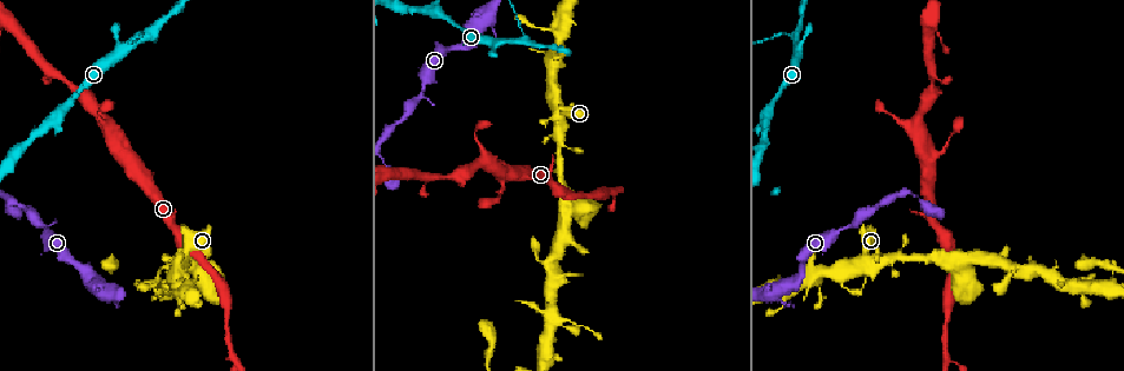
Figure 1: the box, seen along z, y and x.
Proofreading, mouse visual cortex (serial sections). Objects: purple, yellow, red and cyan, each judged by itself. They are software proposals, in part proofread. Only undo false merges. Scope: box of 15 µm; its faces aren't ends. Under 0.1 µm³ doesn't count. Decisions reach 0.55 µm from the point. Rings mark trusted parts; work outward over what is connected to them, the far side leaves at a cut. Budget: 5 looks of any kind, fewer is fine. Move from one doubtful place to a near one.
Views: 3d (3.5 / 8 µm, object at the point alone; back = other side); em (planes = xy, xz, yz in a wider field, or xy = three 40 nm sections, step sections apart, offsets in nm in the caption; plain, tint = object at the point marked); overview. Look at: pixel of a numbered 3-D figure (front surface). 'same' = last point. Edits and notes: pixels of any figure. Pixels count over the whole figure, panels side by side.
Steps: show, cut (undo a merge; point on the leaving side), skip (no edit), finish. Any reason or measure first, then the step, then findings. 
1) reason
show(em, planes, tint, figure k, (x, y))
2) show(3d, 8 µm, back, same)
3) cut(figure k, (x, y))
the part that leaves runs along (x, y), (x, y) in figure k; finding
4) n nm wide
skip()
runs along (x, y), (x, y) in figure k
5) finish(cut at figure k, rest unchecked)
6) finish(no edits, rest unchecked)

three-way junction
show(3d, 3.5 µm, figure 1, (147, 34))

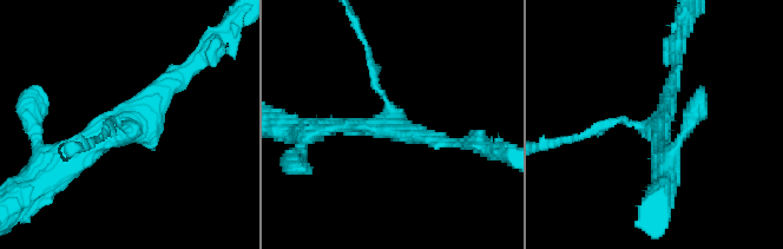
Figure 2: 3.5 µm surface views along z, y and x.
3 arms; arms of 100, 200, 250 nm
show(em, planes, tint, figure 2, (390, 125))

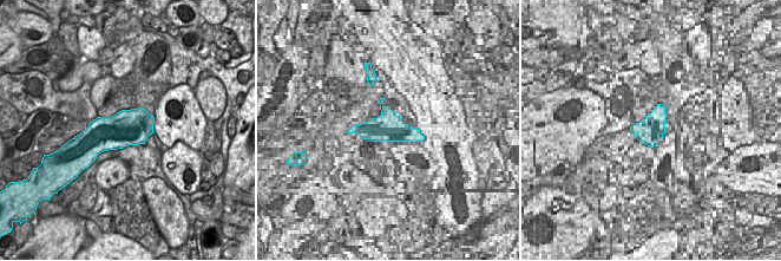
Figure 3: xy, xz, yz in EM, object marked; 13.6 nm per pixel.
skip()
runs along (59, 163), (129, 126), (186, 69) in figure 2; all the same cell

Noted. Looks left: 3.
a narrow waist
show(3d, 8 µm, figure 1, (22, 206))

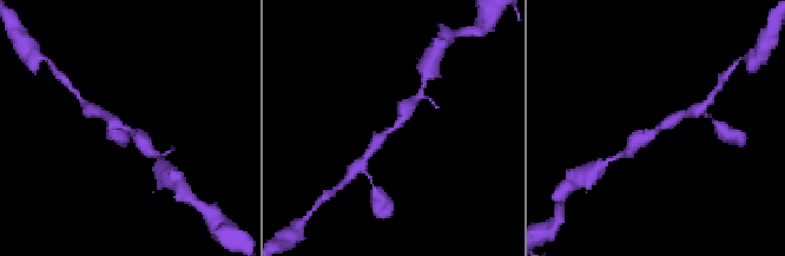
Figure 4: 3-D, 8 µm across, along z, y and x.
show(em, xy, step 5, tint, figure 4, (657, 130))

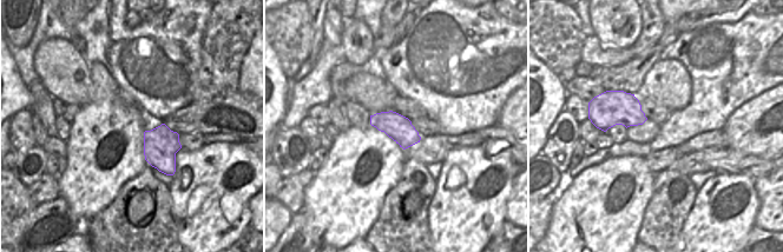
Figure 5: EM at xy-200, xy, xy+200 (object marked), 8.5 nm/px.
skip()
runs along (408, 104), (402, 120), (370, 151) in figure 4; one cell here

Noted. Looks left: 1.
finish(no edits, rest unchecked)

